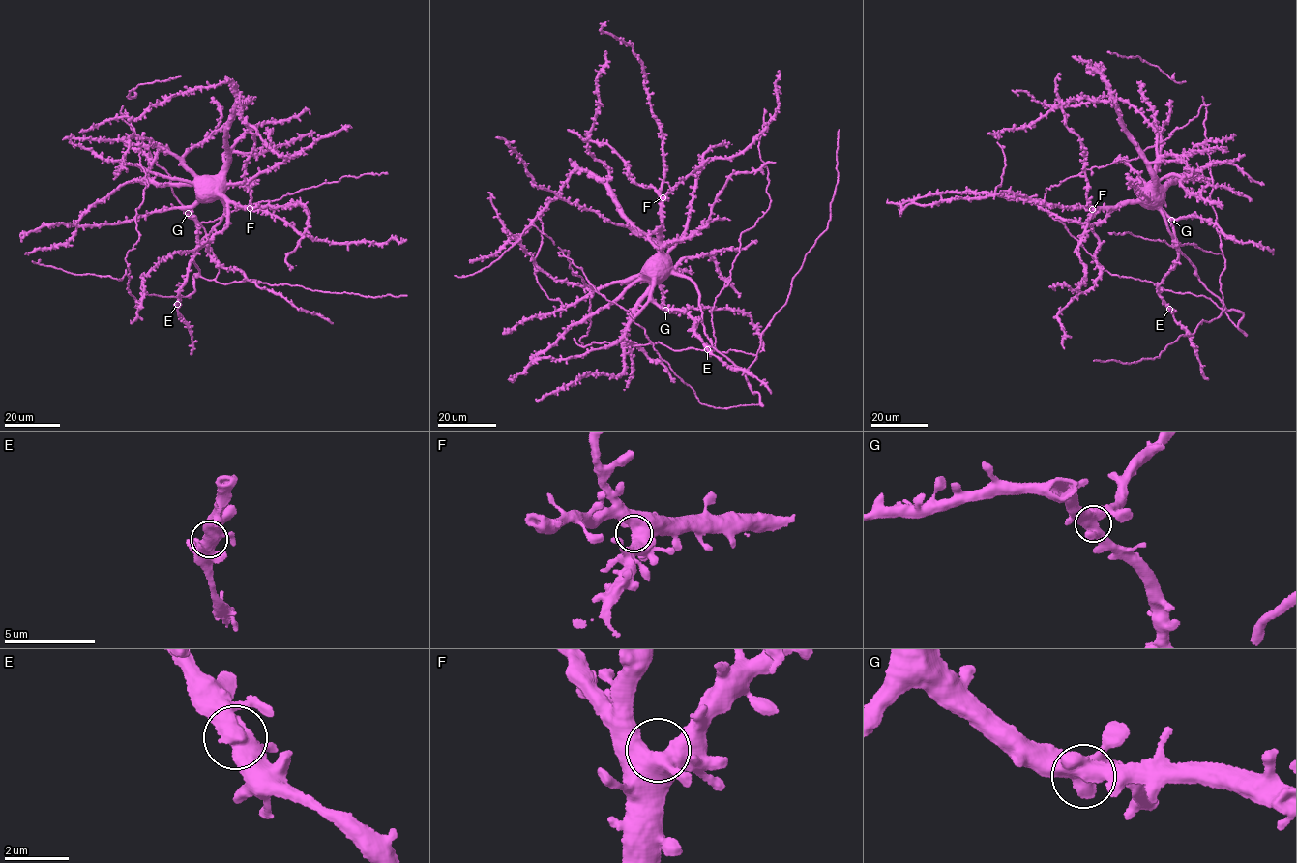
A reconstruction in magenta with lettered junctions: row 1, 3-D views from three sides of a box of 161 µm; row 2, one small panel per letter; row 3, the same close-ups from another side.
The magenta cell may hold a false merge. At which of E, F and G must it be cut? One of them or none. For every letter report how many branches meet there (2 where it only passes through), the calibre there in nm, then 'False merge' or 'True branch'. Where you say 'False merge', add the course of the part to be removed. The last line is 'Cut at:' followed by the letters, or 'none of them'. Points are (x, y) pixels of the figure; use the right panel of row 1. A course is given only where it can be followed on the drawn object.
E: Branches: 3. Thickness 480 nm. True branch
F: Branches: 3. Thickness 500 nm. True branch
G: Branches: 3. Thickness 550 nm. True branch
Cut at: none of them

